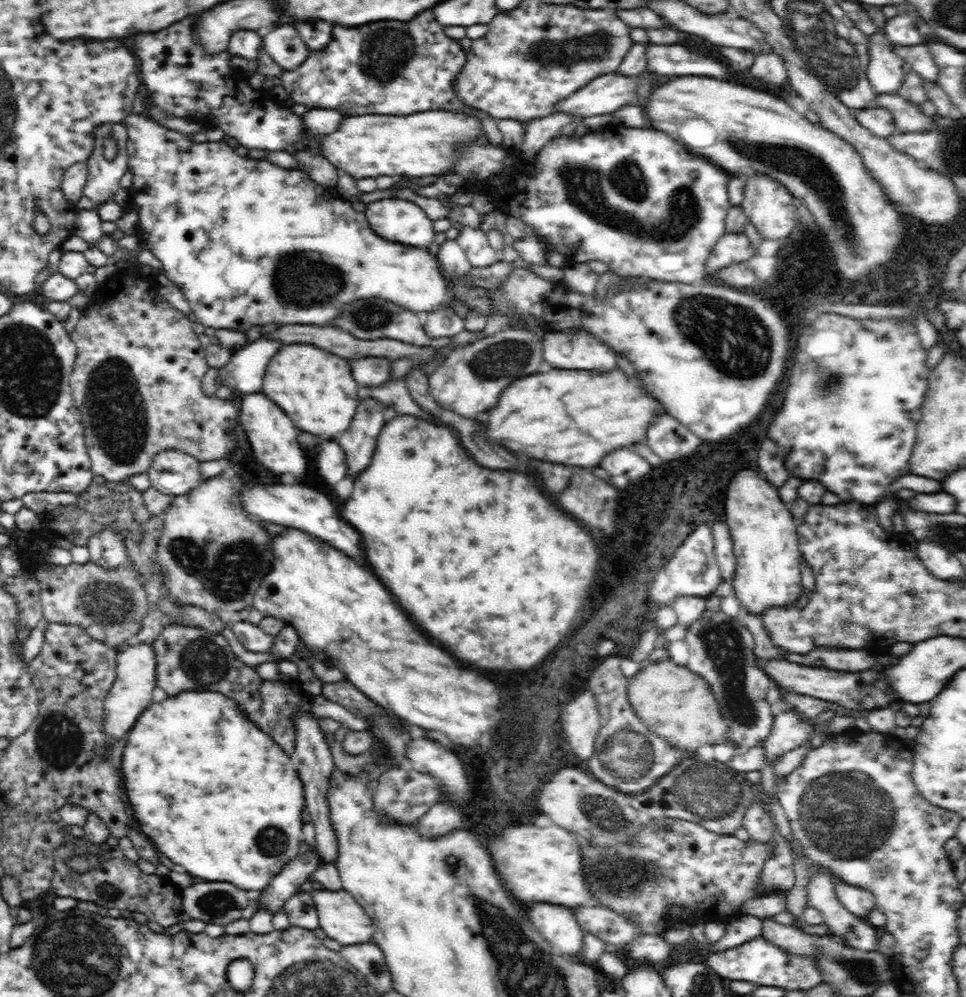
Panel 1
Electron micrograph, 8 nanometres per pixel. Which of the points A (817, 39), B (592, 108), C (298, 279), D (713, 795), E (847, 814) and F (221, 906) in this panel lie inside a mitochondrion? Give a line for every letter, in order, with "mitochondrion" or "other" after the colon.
A: mitochondrion
B: other
C: mitochondrion
D: mitochondrion
E: mitochondrion
F: mitochondrion

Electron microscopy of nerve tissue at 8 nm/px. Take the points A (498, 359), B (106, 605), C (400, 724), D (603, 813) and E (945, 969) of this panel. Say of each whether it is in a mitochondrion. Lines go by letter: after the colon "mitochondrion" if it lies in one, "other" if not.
A: mitochondrion
B: mitochondrion
C: other
D: mitochondrion
E: other

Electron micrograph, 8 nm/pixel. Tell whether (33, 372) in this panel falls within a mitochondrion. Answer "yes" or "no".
yes

